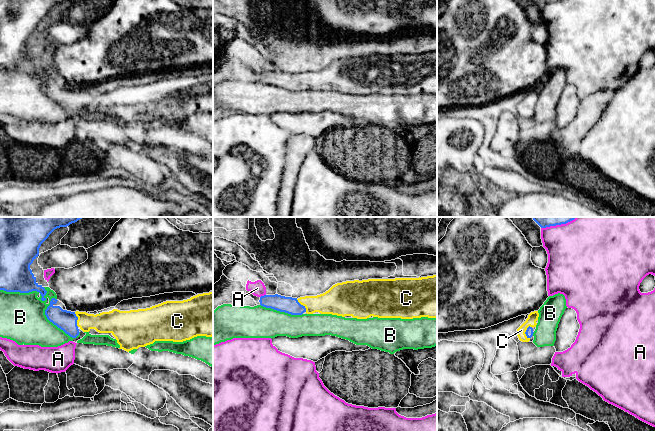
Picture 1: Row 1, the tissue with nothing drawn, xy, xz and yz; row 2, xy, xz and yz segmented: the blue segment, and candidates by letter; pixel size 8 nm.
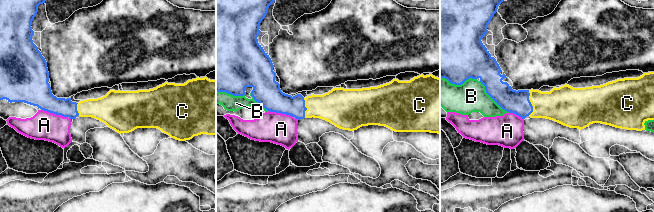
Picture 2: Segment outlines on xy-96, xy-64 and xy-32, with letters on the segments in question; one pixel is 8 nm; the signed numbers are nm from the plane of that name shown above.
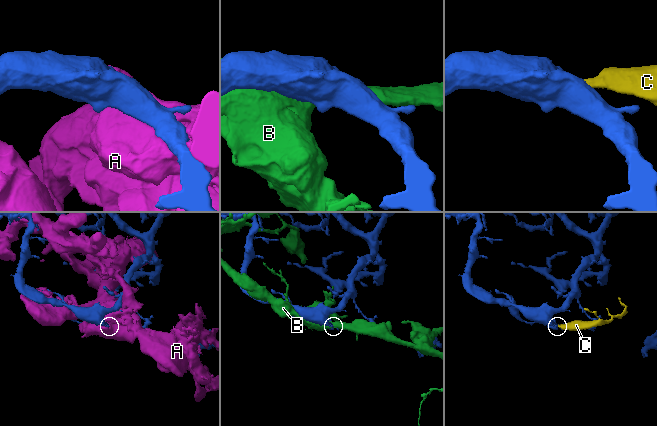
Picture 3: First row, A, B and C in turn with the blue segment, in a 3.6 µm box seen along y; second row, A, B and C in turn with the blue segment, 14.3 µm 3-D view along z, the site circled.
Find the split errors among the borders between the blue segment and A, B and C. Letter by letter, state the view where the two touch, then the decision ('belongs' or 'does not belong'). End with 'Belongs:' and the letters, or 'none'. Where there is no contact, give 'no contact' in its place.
A: yz | does not belong
B: xy | does not belong
C: yz | belongs
Belongs: C

